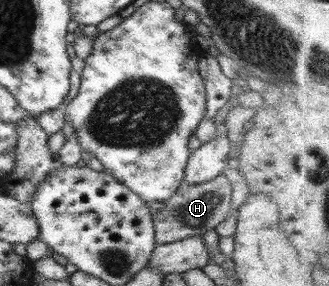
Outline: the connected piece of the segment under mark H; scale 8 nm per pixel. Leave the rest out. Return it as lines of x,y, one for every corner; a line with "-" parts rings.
223,174
196,185
181,184
160,209
151,211
155,246
202,235
205,230
216,227
233,213
230,207
231,192
232,186

